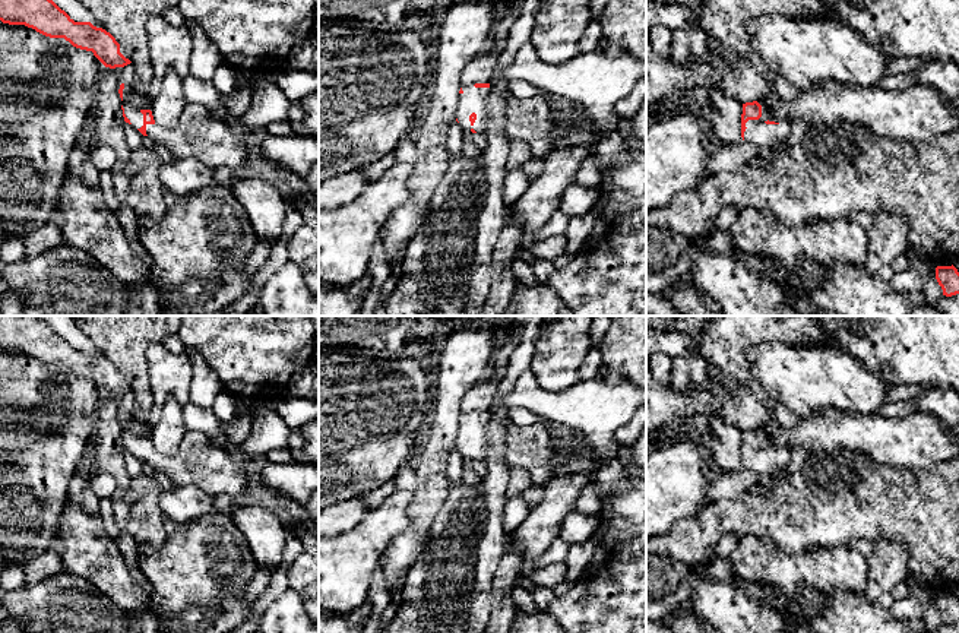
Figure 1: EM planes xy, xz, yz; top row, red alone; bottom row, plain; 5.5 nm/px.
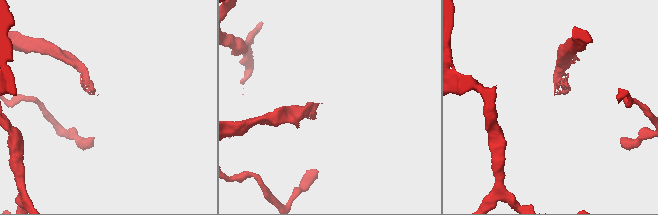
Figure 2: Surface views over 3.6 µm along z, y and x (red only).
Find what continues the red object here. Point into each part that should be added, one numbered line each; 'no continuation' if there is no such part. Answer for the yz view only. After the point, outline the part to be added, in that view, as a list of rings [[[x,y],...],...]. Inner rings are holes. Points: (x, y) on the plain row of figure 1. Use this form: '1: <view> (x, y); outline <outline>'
1: yz (766, 464); outline [[[762,446],[746,450],[744,468],[769,480],[784,471],[791,462],[791,452],[766,452]]]

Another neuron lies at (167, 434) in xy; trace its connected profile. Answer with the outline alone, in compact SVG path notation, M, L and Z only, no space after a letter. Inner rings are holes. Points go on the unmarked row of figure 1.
M170 398L162 403L158 422L151 427L151 439L155 452L165 456L175 455L187 431L183 418L183 406L174 398Z

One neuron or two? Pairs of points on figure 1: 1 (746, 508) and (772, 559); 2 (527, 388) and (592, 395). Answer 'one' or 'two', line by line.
1: two
2: one

